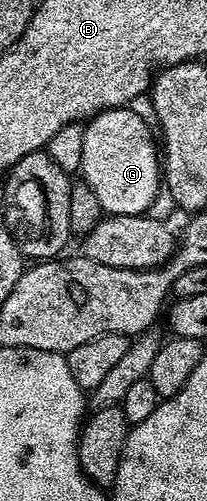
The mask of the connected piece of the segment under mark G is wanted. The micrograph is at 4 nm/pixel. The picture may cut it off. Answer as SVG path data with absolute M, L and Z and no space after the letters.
M128 106L101 111L84 124L80 178L91 187L105 215L144 215L163 187L159 143L150 124Z

